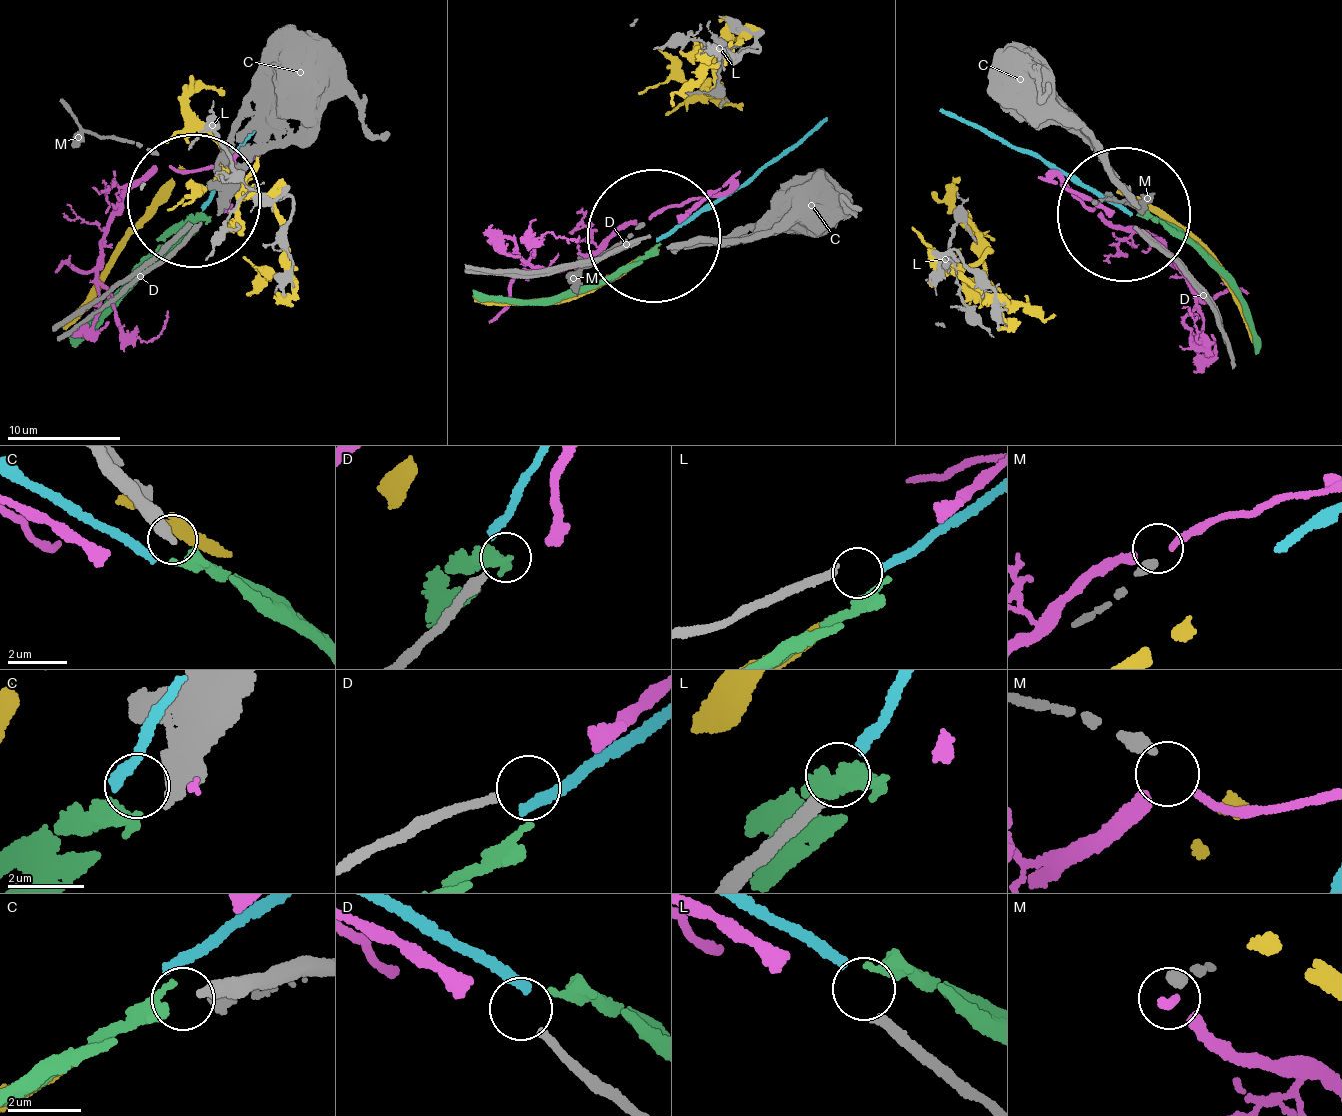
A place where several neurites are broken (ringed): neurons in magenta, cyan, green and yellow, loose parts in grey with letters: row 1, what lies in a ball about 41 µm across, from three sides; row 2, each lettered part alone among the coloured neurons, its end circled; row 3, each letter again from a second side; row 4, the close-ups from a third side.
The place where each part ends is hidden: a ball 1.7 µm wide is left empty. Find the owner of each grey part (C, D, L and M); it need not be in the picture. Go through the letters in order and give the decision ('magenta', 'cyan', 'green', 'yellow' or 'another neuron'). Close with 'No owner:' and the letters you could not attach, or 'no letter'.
C: green
D: another neuron
L: another neuron
M: magenta
No owner: D, L

